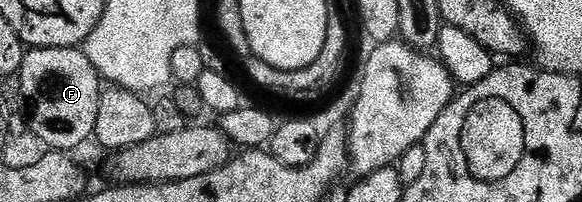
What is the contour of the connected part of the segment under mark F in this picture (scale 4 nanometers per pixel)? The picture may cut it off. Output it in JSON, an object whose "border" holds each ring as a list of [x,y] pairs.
{"border":[[[49,47],[48,49],[28,48],[23,55],[23,66],[18,75],[21,79],[22,100],[29,110],[30,132],[33,137],[47,144],[51,151],[75,151],[78,145],[89,142],[95,136],[97,127],[97,107],[101,92],[101,78],[93,63],[82,48]]]}

